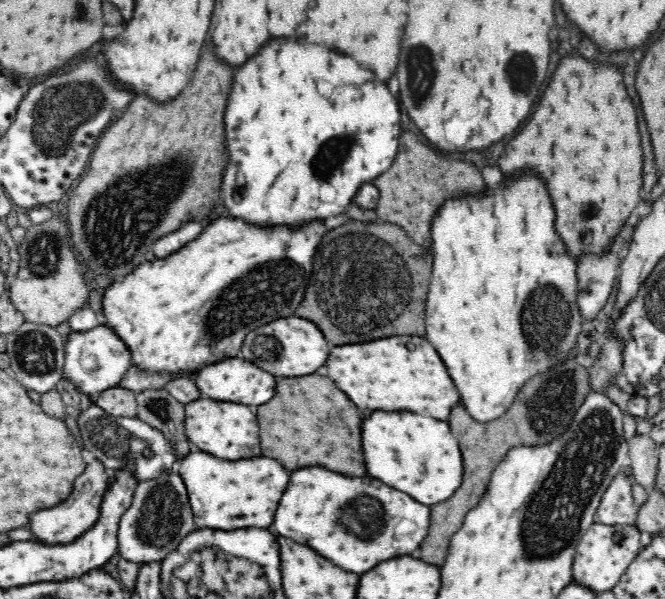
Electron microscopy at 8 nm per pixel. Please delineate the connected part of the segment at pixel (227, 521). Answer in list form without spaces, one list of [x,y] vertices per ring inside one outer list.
[[[192,449],[175,467],[184,478],[184,484],[190,494],[190,506],[194,512],[194,522],[198,528],[214,530],[236,530],[236,528],[266,528],[272,522],[274,508],[280,500],[280,494],[288,482],[288,472],[284,466],[270,458],[252,458],[252,460],[218,460],[206,452]]]

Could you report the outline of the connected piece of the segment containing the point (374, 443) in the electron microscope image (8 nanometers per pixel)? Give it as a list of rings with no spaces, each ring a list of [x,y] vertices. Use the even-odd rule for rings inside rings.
[[[372,412],[362,424],[368,474],[430,506],[450,498],[463,479],[463,456],[448,422],[416,412]]]

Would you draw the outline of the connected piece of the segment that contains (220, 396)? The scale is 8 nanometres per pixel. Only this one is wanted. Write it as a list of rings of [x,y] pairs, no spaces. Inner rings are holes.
[[[228,358],[222,360],[218,364],[206,366],[198,372],[196,376],[196,386],[198,390],[212,398],[212,400],[220,400],[220,402],[236,402],[236,404],[246,404],[246,406],[260,406],[264,402],[268,402],[274,396],[274,388],[276,388],[276,380],[272,374],[260,370],[258,366],[254,366],[248,360],[242,358]]]

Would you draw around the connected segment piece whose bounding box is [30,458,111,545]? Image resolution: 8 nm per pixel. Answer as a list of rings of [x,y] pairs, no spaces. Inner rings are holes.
[[[98,458],[87,464],[84,472],[74,480],[74,490],[72,490],[72,496],[68,500],[64,500],[62,504],[54,506],[54,508],[32,514],[30,530],[34,532],[36,541],[46,543],[46,545],[55,545],[56,543],[65,545],[90,530],[90,527],[94,526],[96,520],[100,518],[100,506],[104,494],[108,490],[110,477],[105,466]]]

